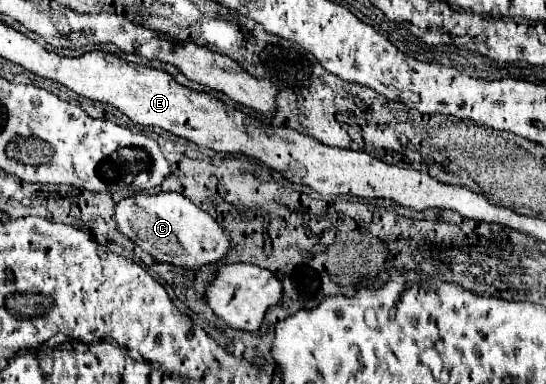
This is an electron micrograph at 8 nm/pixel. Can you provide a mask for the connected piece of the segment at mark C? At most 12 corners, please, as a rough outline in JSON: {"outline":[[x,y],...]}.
{"outline":[[178,191],[124,197],[114,221],[156,261],[216,263],[224,229]]}

